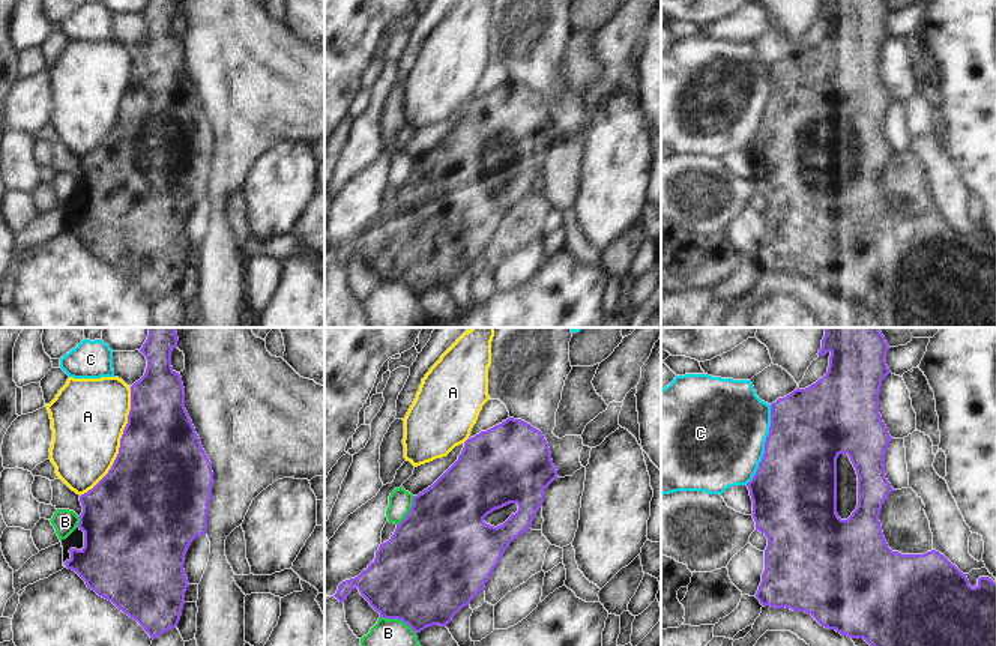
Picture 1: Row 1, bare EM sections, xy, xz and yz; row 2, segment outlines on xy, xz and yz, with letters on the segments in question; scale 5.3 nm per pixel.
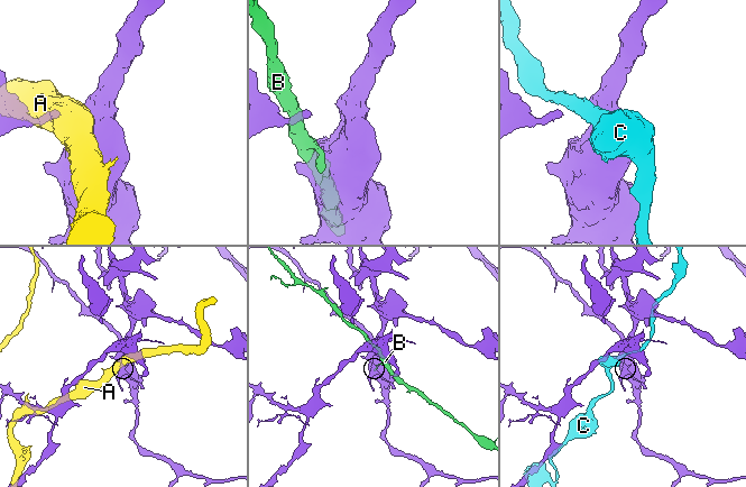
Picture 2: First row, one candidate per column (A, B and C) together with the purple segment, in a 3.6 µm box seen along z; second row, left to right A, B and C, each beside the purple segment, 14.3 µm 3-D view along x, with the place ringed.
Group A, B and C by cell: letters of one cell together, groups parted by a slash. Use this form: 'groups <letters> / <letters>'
groups A / B / C

